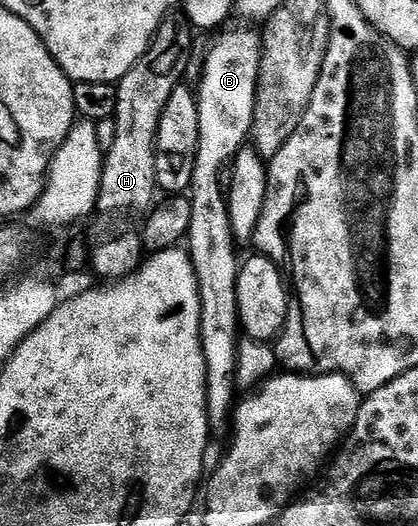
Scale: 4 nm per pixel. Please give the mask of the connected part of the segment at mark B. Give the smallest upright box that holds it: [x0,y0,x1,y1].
[188,31,261,429]

